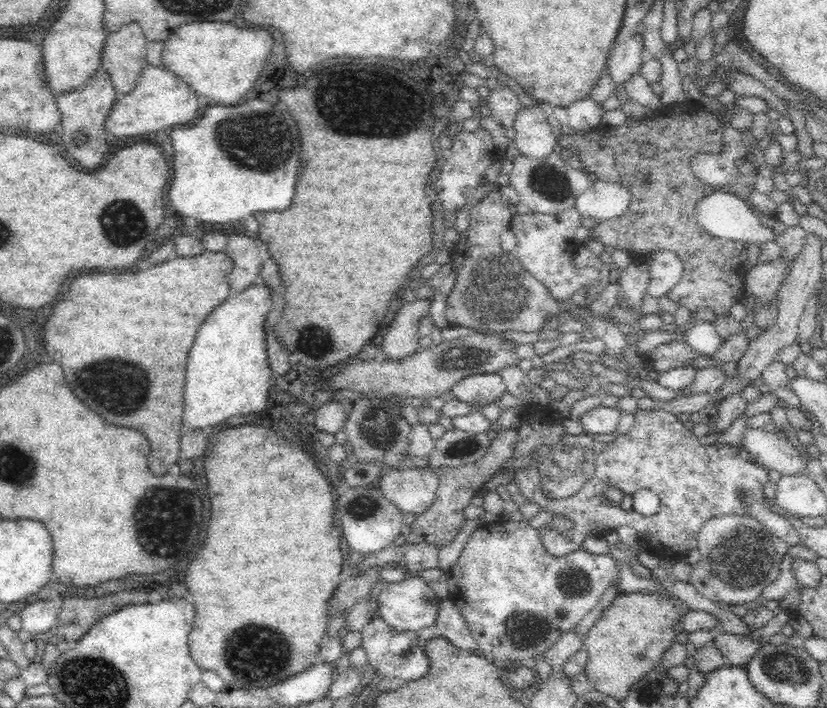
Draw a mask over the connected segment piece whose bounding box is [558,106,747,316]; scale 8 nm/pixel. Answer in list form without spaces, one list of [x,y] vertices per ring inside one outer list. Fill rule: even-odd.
[[[680,106],[680,108],[676,108],[676,110],[670,111],[668,116],[662,115],[656,118],[652,118],[649,120],[648,118],[643,118],[641,120],[632,120],[626,119],[624,124],[620,126],[606,128],[606,130],[602,130],[600,132],[600,127],[598,129],[598,136],[596,136],[596,142],[594,142],[594,136],[592,136],[592,142],[588,142],[588,131],[574,131],[573,133],[561,135],[558,138],[560,147],[575,150],[578,154],[579,159],[581,160],[582,168],[586,170],[586,172],[593,173],[597,176],[598,179],[613,183],[620,183],[620,185],[625,186],[631,192],[631,205],[627,210],[627,213],[624,213],[622,216],[608,219],[605,221],[600,221],[594,228],[585,230],[585,235],[578,241],[578,245],[587,247],[588,243],[591,240],[595,240],[603,244],[604,246],[613,246],[615,249],[624,250],[629,252],[634,260],[637,260],[637,263],[649,262],[651,258],[660,251],[668,250],[676,253],[680,257],[680,262],[684,265],[682,268],[682,276],[678,279],[678,282],[674,287],[670,288],[670,290],[665,294],[668,298],[672,299],[679,306],[686,307],[690,312],[697,311],[698,308],[710,308],[711,312],[715,315],[728,315],[728,310],[730,310],[731,306],[734,306],[740,299],[742,299],[745,295],[745,273],[743,272],[743,264],[741,263],[740,253],[747,246],[742,243],[742,241],[726,241],[718,237],[710,236],[698,223],[694,214],[694,209],[700,200],[702,200],[705,196],[712,194],[714,192],[714,188],[710,187],[710,185],[705,185],[700,182],[700,180],[696,179],[690,170],[689,162],[694,155],[698,155],[699,153],[720,153],[724,147],[723,140],[723,120],[719,118],[719,115],[714,113],[713,109],[710,107],[705,111],[696,110],[694,106]],[[610,150],[616,154],[615,163],[610,164]]]

